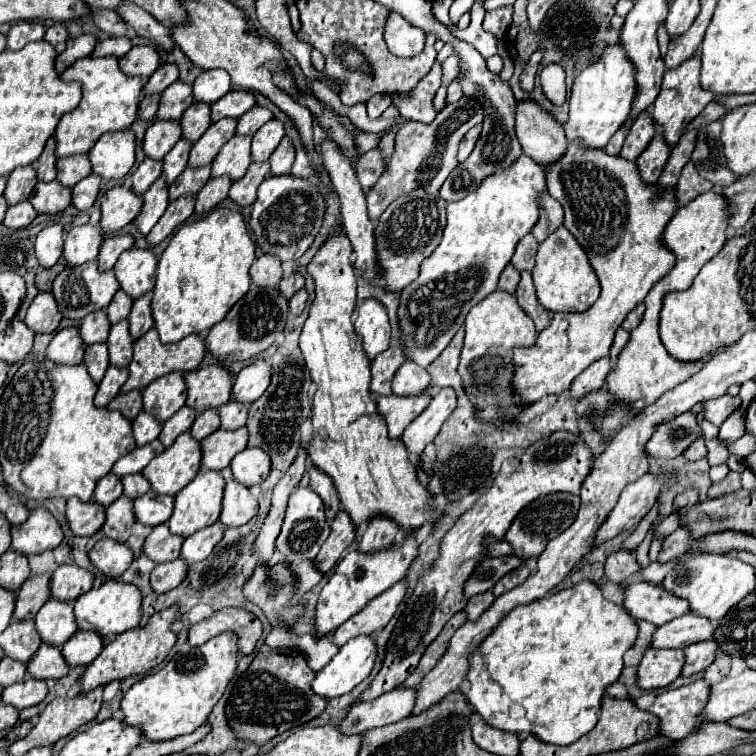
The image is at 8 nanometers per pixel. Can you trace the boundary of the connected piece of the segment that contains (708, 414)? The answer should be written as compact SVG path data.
M723 395L719 399L705 401L705 419L709 419L713 425L719 427L739 407L741 407L741 399L739 397L731 397L731 395Z

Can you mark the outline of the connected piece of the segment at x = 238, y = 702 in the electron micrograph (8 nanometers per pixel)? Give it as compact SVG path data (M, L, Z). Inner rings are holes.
M261 647L249 665L249 669L237 677L233 691L225 705L227 723L239 741L251 741L263 747L279 733L299 727L315 719L327 705L327 699L311 691L315 673L309 669L305 657L291 649L269 649Z

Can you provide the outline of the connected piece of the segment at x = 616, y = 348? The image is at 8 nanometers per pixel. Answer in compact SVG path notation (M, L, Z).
M619 327L619 331L615 333L615 341L613 341L613 345L611 345L611 361L615 363L615 359L617 359L617 355L619 355L619 351L625 347L625 343L629 341L629 331L625 331L625 329L621 329Z

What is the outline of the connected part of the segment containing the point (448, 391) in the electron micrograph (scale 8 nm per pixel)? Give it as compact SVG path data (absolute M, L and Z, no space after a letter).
M451 387L439 389L439 393L435 397L431 397L429 407L403 431L401 441L407 447L407 451L421 455L425 445L435 439L441 425L453 413L455 405L457 405L455 391Z

